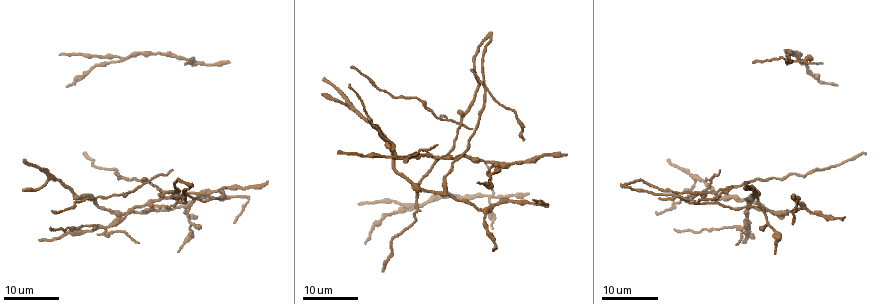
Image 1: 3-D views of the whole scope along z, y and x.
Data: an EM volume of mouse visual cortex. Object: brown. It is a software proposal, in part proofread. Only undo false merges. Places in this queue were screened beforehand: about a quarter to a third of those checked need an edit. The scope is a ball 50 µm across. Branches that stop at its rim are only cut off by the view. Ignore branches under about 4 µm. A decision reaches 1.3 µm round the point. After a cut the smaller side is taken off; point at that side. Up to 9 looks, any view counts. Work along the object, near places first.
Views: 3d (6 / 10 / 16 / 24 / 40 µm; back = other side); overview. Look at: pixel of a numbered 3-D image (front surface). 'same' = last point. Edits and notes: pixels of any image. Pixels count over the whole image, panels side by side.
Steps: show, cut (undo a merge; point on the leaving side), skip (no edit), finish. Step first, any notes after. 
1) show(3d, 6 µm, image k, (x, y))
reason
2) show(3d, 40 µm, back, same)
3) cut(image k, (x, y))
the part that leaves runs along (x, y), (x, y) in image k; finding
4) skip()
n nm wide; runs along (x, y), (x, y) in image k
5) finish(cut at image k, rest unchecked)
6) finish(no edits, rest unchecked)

show(3d, 16 µm, image 1, (200, 195))
arms part here

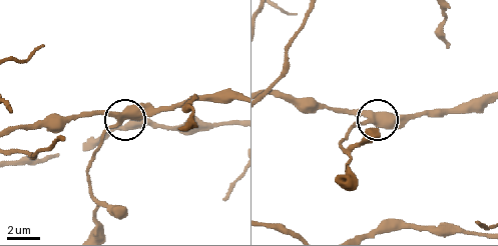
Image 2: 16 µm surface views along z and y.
show(3d, 6 µm, image 2, (120, 122))

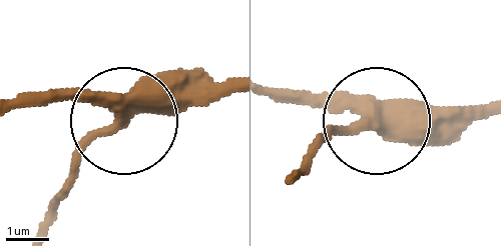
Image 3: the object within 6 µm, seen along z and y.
skip()
runs along (274, 90), (370, 104), (370, 115), (310, 144) in image 3; all the same cell

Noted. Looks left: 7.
show(3d, 16 µm, image 1, (444, 194))
arms part here

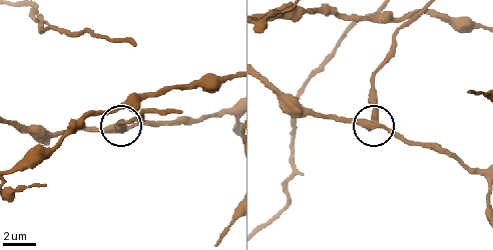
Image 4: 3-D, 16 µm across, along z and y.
show(3d, 10 µm, image 4, (376, 125))

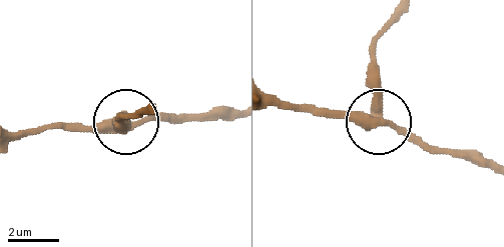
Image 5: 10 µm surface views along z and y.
cut(image 5, (126, 133))
3 arms; two cells meet here

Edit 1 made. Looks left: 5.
show(overview)

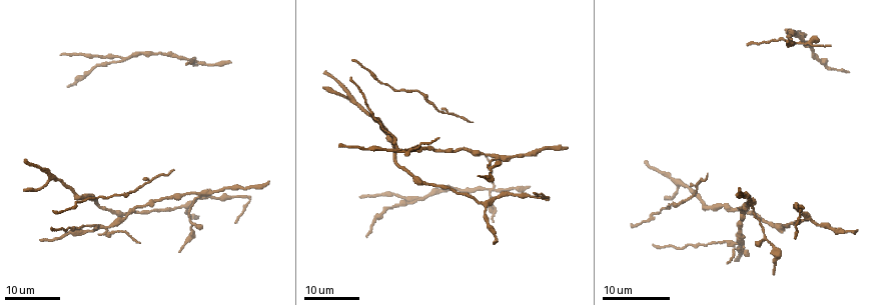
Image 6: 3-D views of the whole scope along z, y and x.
show(3d, 16 µm, image 6, (484, 205))
three-way junction

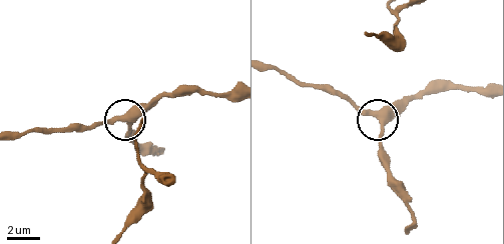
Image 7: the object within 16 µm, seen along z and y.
show(3d, 6 µm, image 7, (383, 122))
zoom in

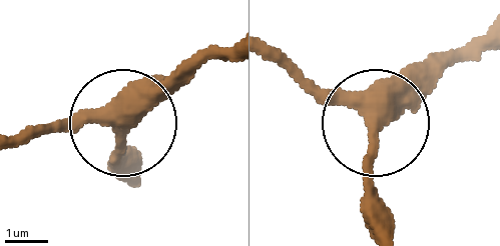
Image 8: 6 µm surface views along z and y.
skip()
all the same cell

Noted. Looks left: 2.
show(3d, 24 µm, image 6, (677, 187))
small branch off a trunk

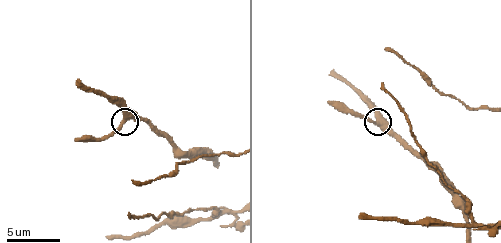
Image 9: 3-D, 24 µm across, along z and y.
show(3d, 10 µm, image 9, (124, 119))
zoom in

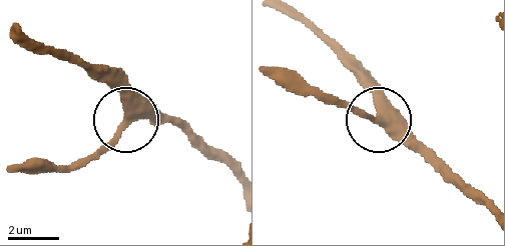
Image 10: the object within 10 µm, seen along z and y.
skip()
3 arms; all the same cell

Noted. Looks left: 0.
finish(cut at image 5, rest unchecked)

